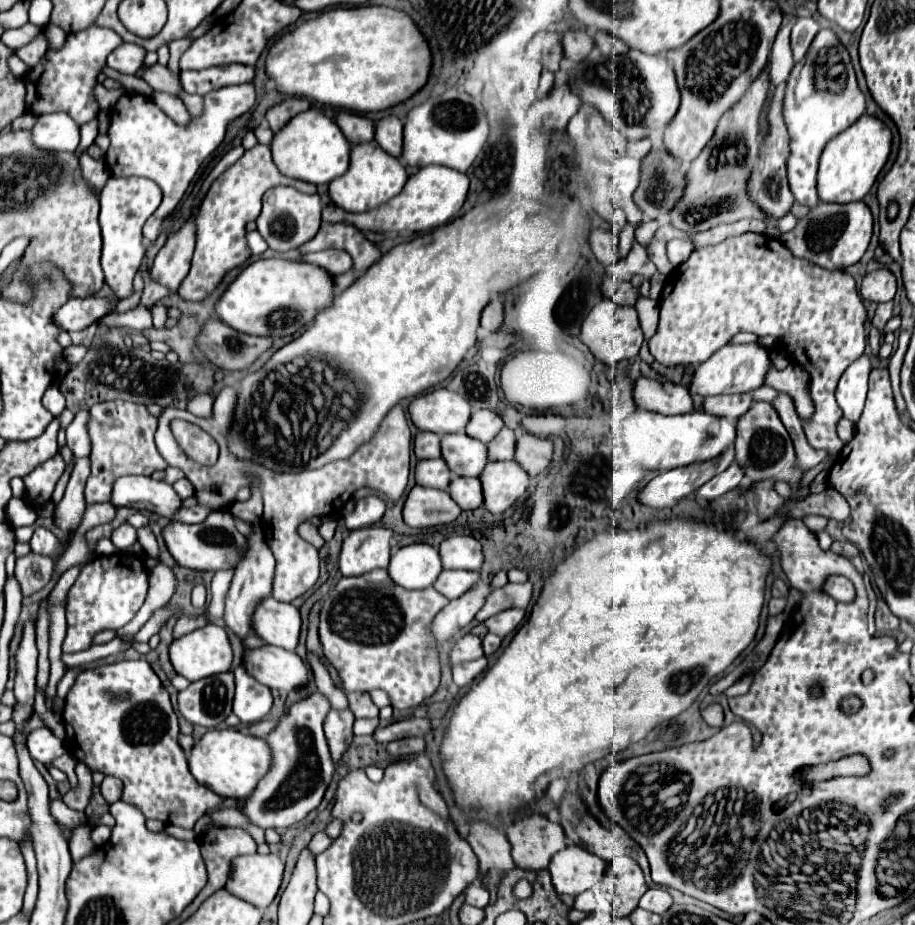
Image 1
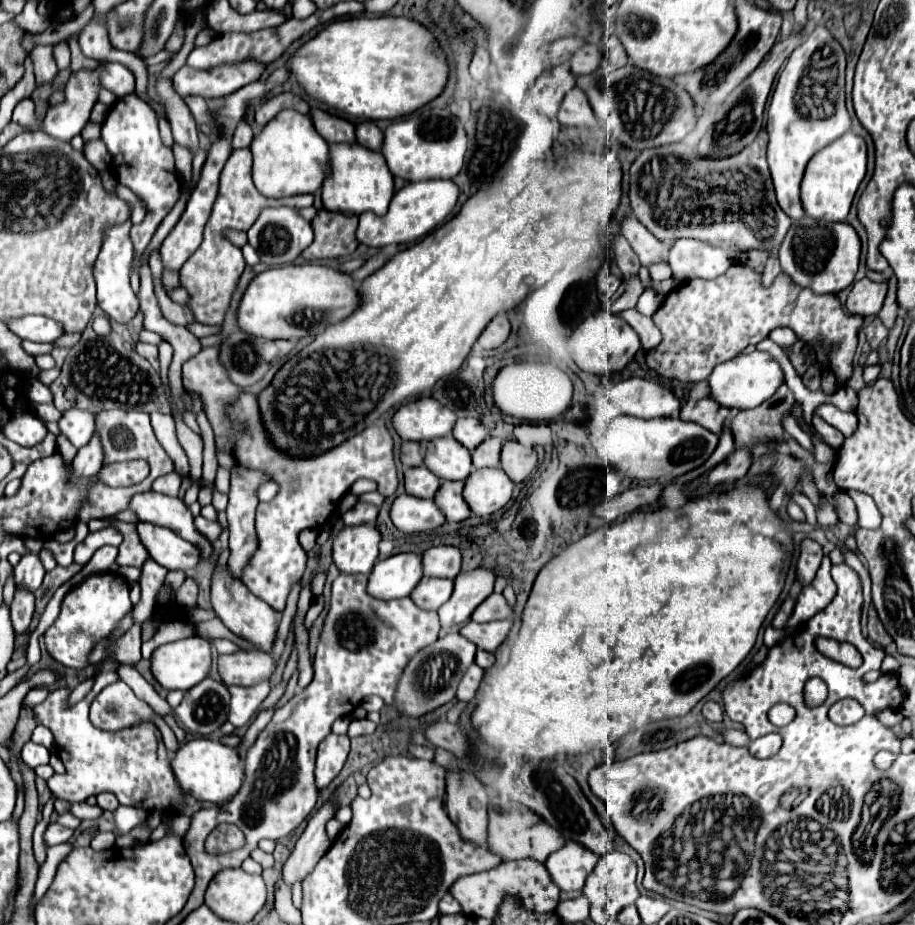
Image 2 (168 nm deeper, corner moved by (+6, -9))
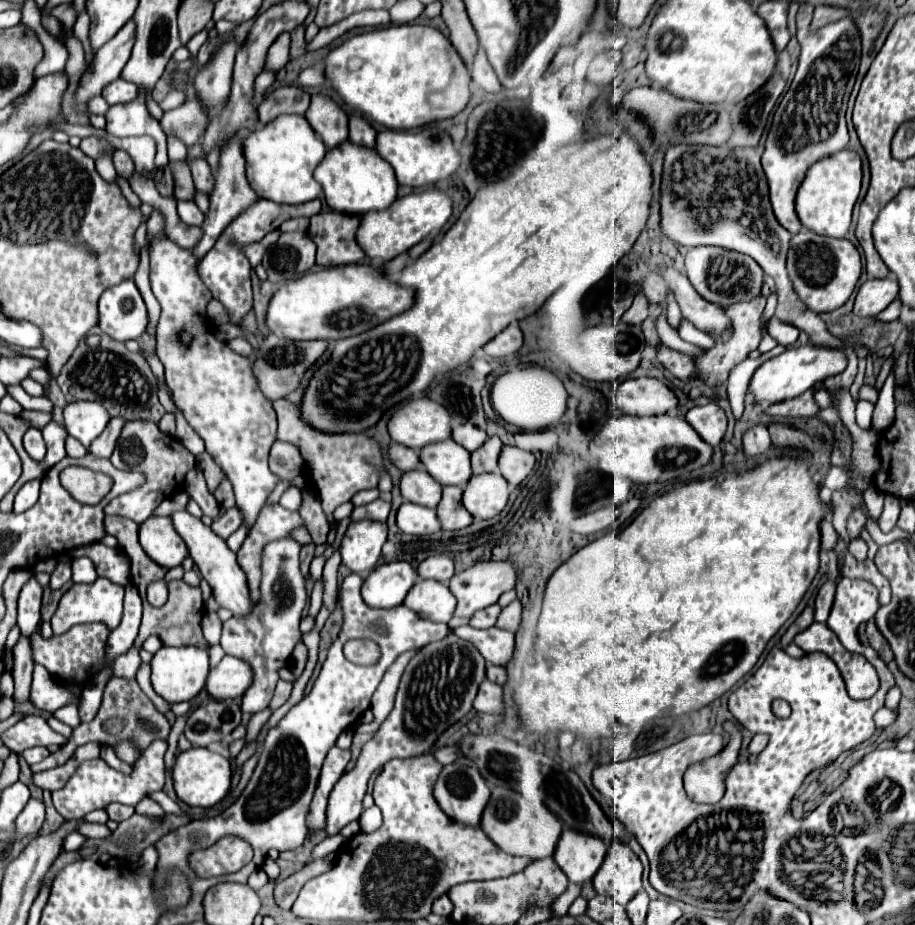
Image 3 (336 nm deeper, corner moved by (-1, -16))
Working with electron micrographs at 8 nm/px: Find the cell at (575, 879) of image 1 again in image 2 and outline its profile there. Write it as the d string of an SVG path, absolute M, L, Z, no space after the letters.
M567 841L557 853L551 853L545 861L553 881L559 885L561 891L575 891L583 889L587 875L597 865L597 855L589 853L583 845Z

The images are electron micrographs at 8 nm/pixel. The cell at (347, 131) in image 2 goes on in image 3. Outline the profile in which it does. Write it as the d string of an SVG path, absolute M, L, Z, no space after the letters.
M312 96L306 120L328 148L336 148L348 140L348 116L326 96Z

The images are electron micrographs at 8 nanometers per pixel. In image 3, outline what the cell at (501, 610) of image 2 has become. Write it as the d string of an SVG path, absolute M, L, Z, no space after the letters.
M492 604L492 606L476 612L476 614L470 618L470 624L476 626L476 628L492 628L492 626L496 626L496 620L498 620L500 612L502 612L500 604Z

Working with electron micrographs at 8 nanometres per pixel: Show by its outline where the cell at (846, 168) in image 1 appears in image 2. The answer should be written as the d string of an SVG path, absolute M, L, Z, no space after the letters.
M845 133L841 139L829 143L829 147L815 153L805 169L805 177L801 181L801 205L805 213L813 219L823 221L845 221L849 215L855 191L863 181L867 171L867 147L861 137L855 133Z

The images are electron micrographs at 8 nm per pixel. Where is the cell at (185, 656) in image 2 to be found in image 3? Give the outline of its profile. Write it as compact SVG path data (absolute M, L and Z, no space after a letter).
M164 646L154 654L150 666L152 666L152 686L168 704L194 700L194 696L204 688L208 678L208 652L196 646L178 646L178 648Z

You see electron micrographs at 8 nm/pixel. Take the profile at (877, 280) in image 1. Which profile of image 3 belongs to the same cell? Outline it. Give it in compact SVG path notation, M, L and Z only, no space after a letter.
M892 278L868 280L856 294L854 314L862 318L876 318L898 296L898 282Z

